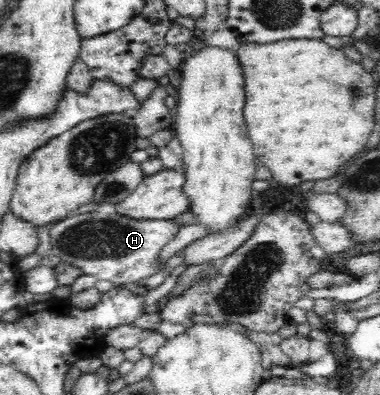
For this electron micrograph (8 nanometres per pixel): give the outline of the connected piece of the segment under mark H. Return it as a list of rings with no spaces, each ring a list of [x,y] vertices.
[[[86,212],[86,214],[71,214],[67,218],[60,220],[50,228],[51,252],[60,257],[60,260],[78,267],[83,274],[96,277],[97,280],[108,280],[114,286],[130,282],[141,283],[144,278],[150,278],[164,270],[166,263],[160,263],[160,250],[178,234],[180,224],[176,224],[172,219],[168,220],[135,220],[125,218],[117,212]]]

